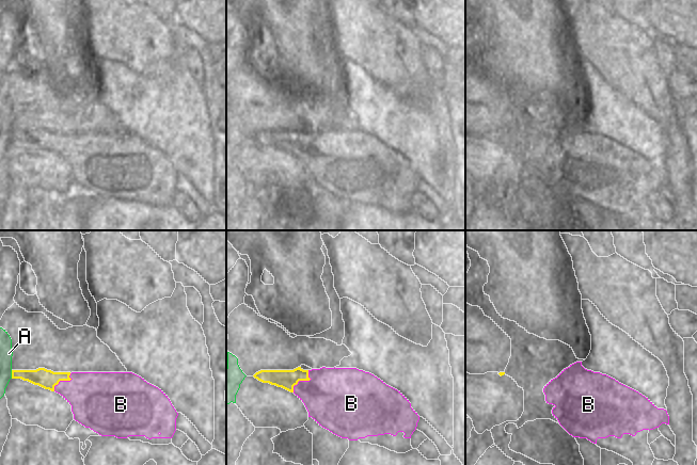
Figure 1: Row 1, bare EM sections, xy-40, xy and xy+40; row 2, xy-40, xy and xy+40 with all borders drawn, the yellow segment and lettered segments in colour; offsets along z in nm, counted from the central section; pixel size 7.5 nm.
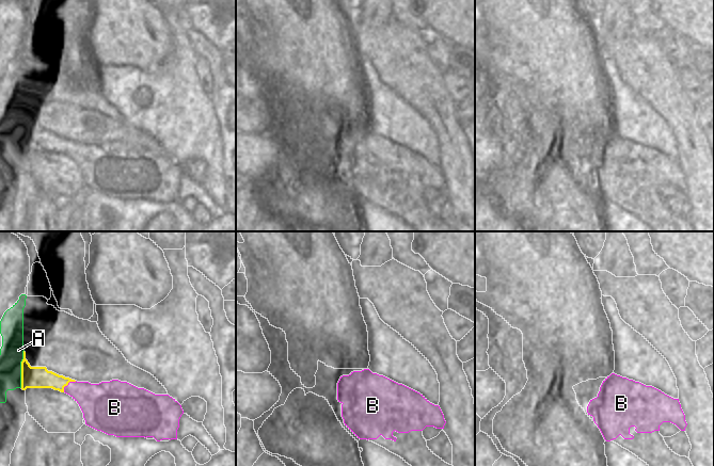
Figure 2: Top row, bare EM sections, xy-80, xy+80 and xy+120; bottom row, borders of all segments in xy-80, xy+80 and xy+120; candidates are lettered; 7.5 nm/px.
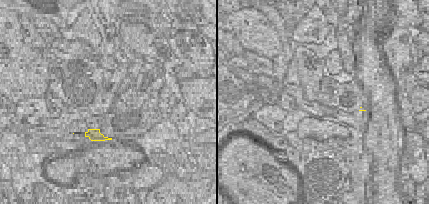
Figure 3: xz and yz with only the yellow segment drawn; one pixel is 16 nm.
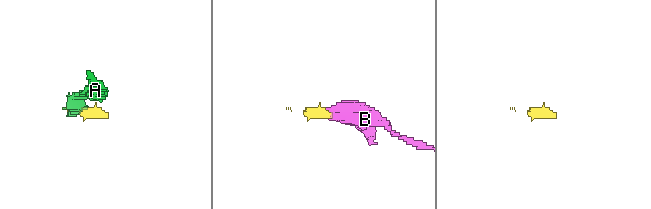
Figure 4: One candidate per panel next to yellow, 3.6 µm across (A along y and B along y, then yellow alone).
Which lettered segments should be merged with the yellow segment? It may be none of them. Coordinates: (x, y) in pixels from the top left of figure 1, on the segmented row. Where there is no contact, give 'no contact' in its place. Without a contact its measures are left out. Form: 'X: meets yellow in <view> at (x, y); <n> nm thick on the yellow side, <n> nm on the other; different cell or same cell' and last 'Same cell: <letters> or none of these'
A: meets yellow in xy-40 at (12, 374); 140 nm thick on the yellow side, 100 nm on the other; different cell
B: meets yellow in xy at (303, 380); 140 nm thick on the yellow side, 420 nm on the other; different cell
Same cell: none of these

